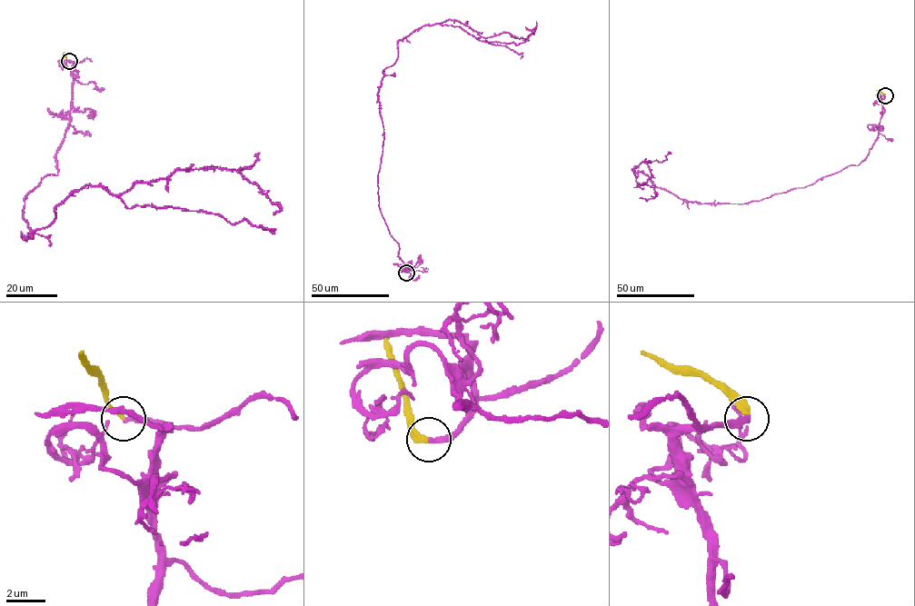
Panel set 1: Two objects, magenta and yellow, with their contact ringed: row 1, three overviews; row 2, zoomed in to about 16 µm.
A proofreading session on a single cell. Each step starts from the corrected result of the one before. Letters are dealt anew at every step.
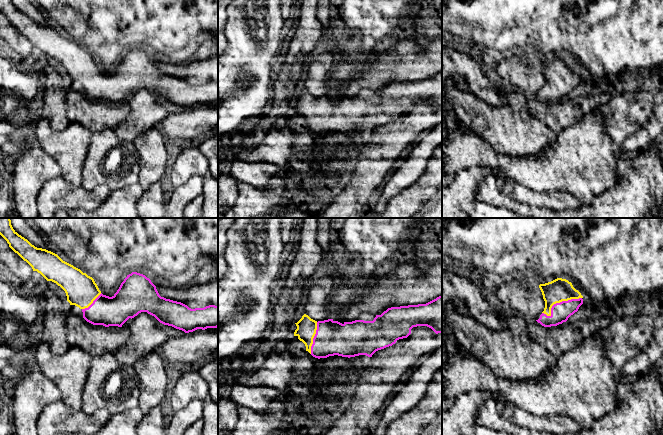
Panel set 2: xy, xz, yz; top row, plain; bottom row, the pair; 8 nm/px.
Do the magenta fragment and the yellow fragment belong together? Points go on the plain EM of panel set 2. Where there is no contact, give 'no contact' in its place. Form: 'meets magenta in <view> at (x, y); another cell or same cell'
meets magenta in yz at (558, 79); same cell

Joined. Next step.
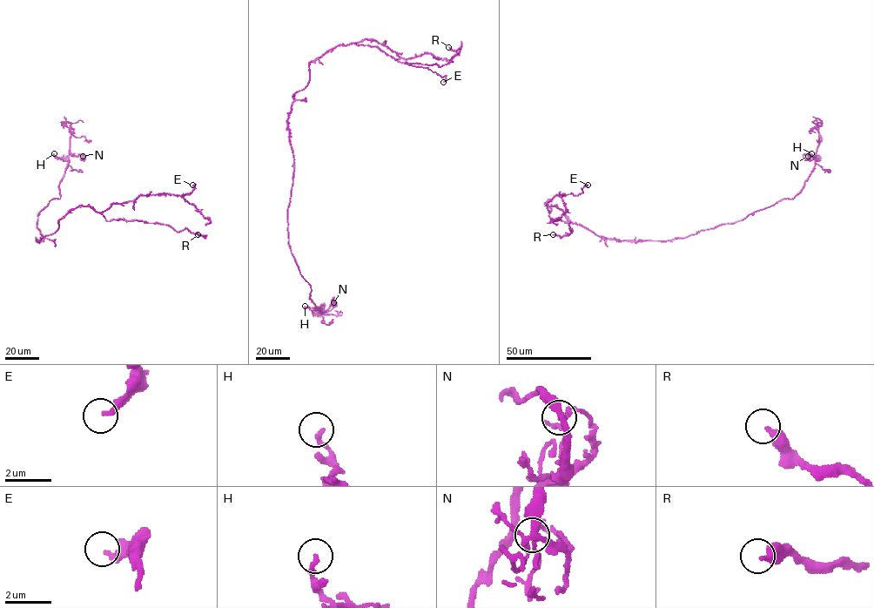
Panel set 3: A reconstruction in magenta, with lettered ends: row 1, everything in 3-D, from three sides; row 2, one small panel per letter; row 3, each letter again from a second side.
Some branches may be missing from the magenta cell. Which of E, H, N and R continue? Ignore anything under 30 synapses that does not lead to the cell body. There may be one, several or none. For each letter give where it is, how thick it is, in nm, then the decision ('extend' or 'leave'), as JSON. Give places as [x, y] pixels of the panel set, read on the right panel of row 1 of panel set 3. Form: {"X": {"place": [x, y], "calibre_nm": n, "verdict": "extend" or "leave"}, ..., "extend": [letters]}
{"E": {"place": [588, 185], "calibre_nm": 240, "verdict": "leave"}, "H": {"place": [811, 153], "calibre_nm": 200, "verdict": "leave"}, "N": {"place": [808, 156], "calibre_nm": 200, "verdict": "leave"}, "R": {"place": [553, 234], "calibre_nm": 400, "verdict": "leave"}, "extend": []}

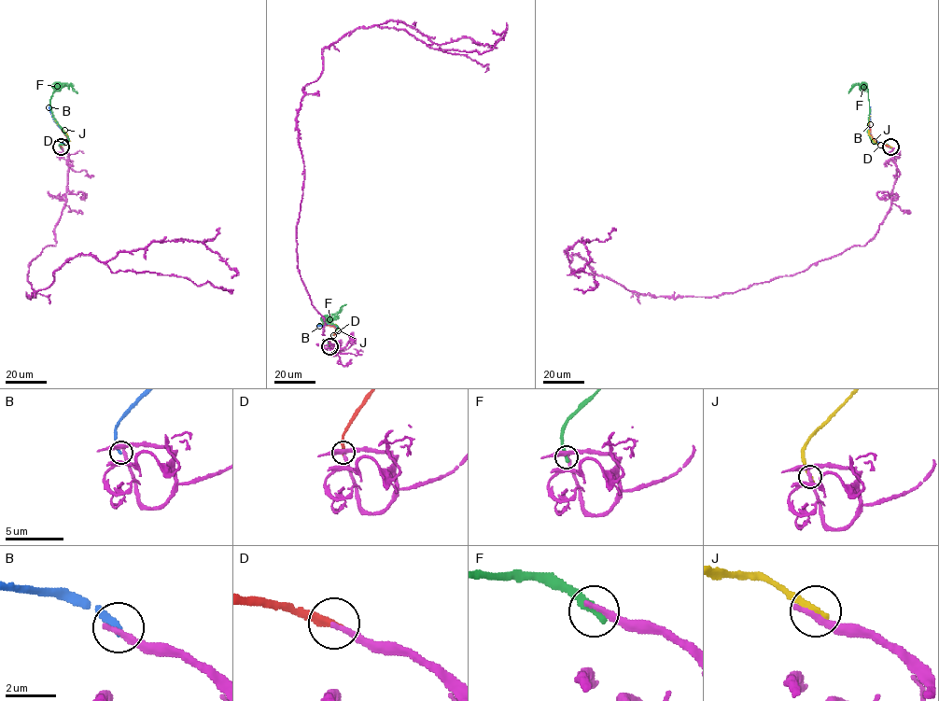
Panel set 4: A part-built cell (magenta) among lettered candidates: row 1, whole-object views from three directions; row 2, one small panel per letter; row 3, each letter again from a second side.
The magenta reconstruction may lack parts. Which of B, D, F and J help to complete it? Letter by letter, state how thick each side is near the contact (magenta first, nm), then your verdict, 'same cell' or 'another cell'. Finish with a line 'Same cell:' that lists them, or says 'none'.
B: 300 nm thick on the magenta side, 320 nm on the other; another cell
D: 240 nm thick on the magenta side, 320 nm on the other; same cell
F: 280 nm thick on the magenta side, 360 nm on the other; another cell
J: 360 nm thick on the magenta side, 320 nm on the other; another cell
Same cell: D

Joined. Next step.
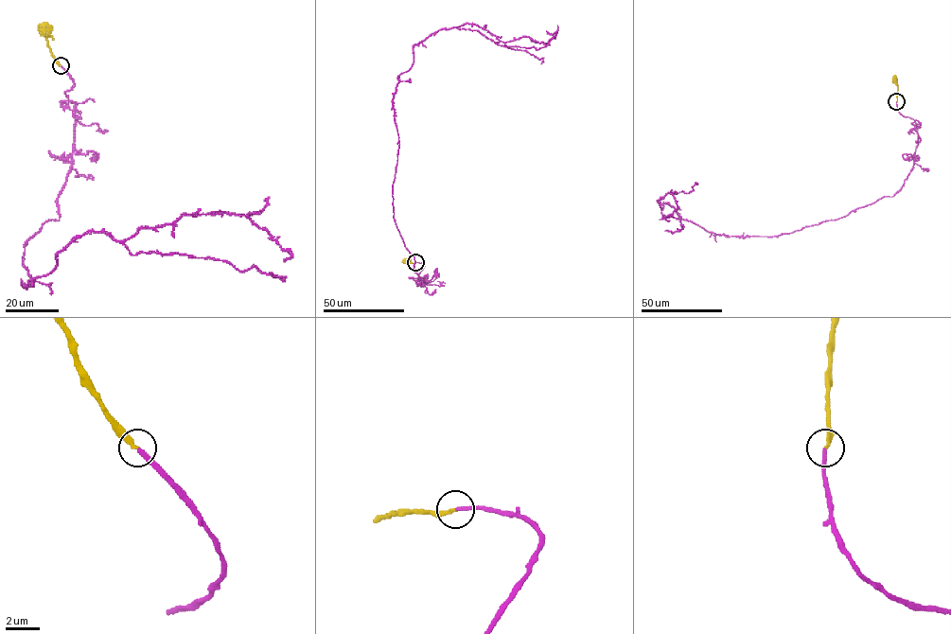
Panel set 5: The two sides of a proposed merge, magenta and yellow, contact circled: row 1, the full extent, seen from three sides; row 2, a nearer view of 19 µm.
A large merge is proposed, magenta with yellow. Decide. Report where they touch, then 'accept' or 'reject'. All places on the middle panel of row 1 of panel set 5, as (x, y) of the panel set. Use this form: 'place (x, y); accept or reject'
place (415, 262); accept

